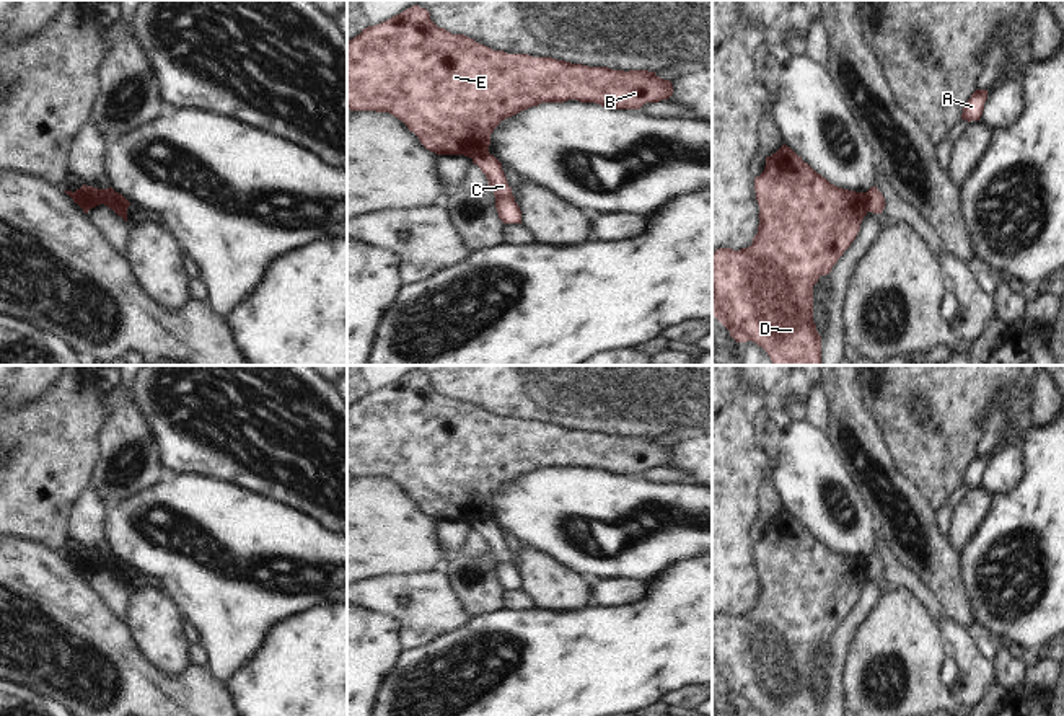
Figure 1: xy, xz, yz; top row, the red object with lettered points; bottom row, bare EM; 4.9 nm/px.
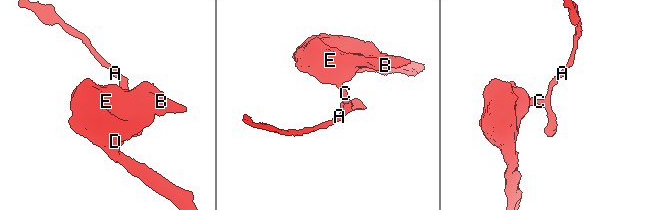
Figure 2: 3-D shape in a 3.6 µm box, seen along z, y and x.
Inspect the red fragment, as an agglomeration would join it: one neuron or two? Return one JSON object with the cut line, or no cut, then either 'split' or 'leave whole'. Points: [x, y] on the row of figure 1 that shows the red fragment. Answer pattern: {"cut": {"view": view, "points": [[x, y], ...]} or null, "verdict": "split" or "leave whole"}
{"cut": {"view": "yz", "points": [[864, 193], [869, 211]]}, "verdict": "split"}

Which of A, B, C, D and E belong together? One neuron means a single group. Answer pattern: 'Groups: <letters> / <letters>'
Groups: A C / B D E.

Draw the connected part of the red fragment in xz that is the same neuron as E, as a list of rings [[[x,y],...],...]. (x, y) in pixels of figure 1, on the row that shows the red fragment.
[[[419,5],[362,29],[347,42],[347,108],[393,114],[437,155],[474,158],[489,152],[490,134],[503,119],[541,103],[577,99],[614,109],[640,109],[671,95],[671,82],[649,70],[624,72],[494,51],[464,34],[438,28],[429,10]]]

